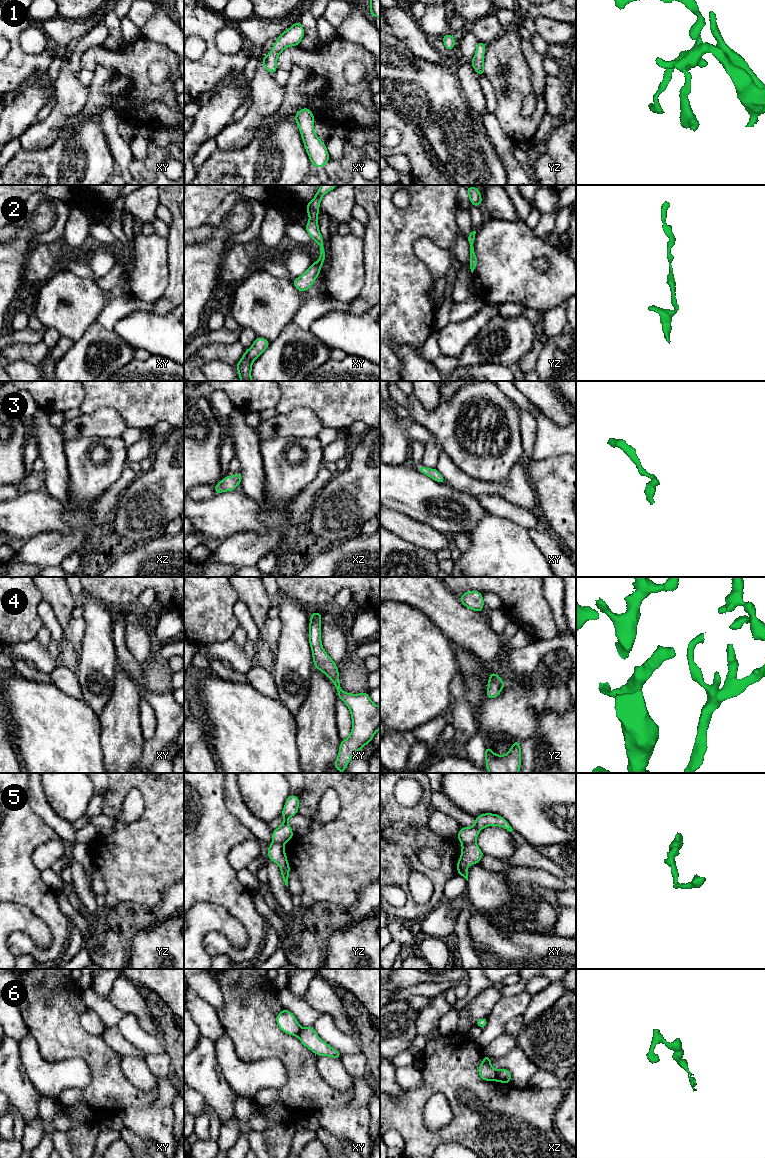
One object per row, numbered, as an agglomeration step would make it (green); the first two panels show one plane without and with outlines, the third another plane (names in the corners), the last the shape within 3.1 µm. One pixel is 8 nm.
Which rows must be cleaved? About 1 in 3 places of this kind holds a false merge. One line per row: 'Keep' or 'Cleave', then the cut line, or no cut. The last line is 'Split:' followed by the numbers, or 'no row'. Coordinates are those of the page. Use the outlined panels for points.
1: Keep. No split
2: Keep. No split
3: Keep. No split
4: Keep. No split
5: Keep. No split
6: Cleave. Split along xz (495, 1070), (497, 1080)
Split: 6

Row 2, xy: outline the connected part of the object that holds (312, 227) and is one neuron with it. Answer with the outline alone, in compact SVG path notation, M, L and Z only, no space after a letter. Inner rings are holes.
M321 185L314 198L306 205L309 222L305 225L305 229L310 237L320 246L320 255L318 262L313 262L300 277L295 278L292 282L294 287L300 292L307 291L314 284L325 261L325 246L323 245L323 237L319 231L317 217L322 197L336 187L338 185Z

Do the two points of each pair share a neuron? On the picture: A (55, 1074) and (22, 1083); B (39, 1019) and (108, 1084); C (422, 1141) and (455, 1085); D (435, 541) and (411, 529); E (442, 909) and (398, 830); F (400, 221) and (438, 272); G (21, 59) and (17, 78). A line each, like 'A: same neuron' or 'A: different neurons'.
A: different neurons
B: same neuron
C: same neuron
D: same neuron
E: different neurons
F: different neurons
G: same neuron

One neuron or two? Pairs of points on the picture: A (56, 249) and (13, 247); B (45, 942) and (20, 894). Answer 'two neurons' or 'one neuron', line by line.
A: two neurons
B: two neurons

